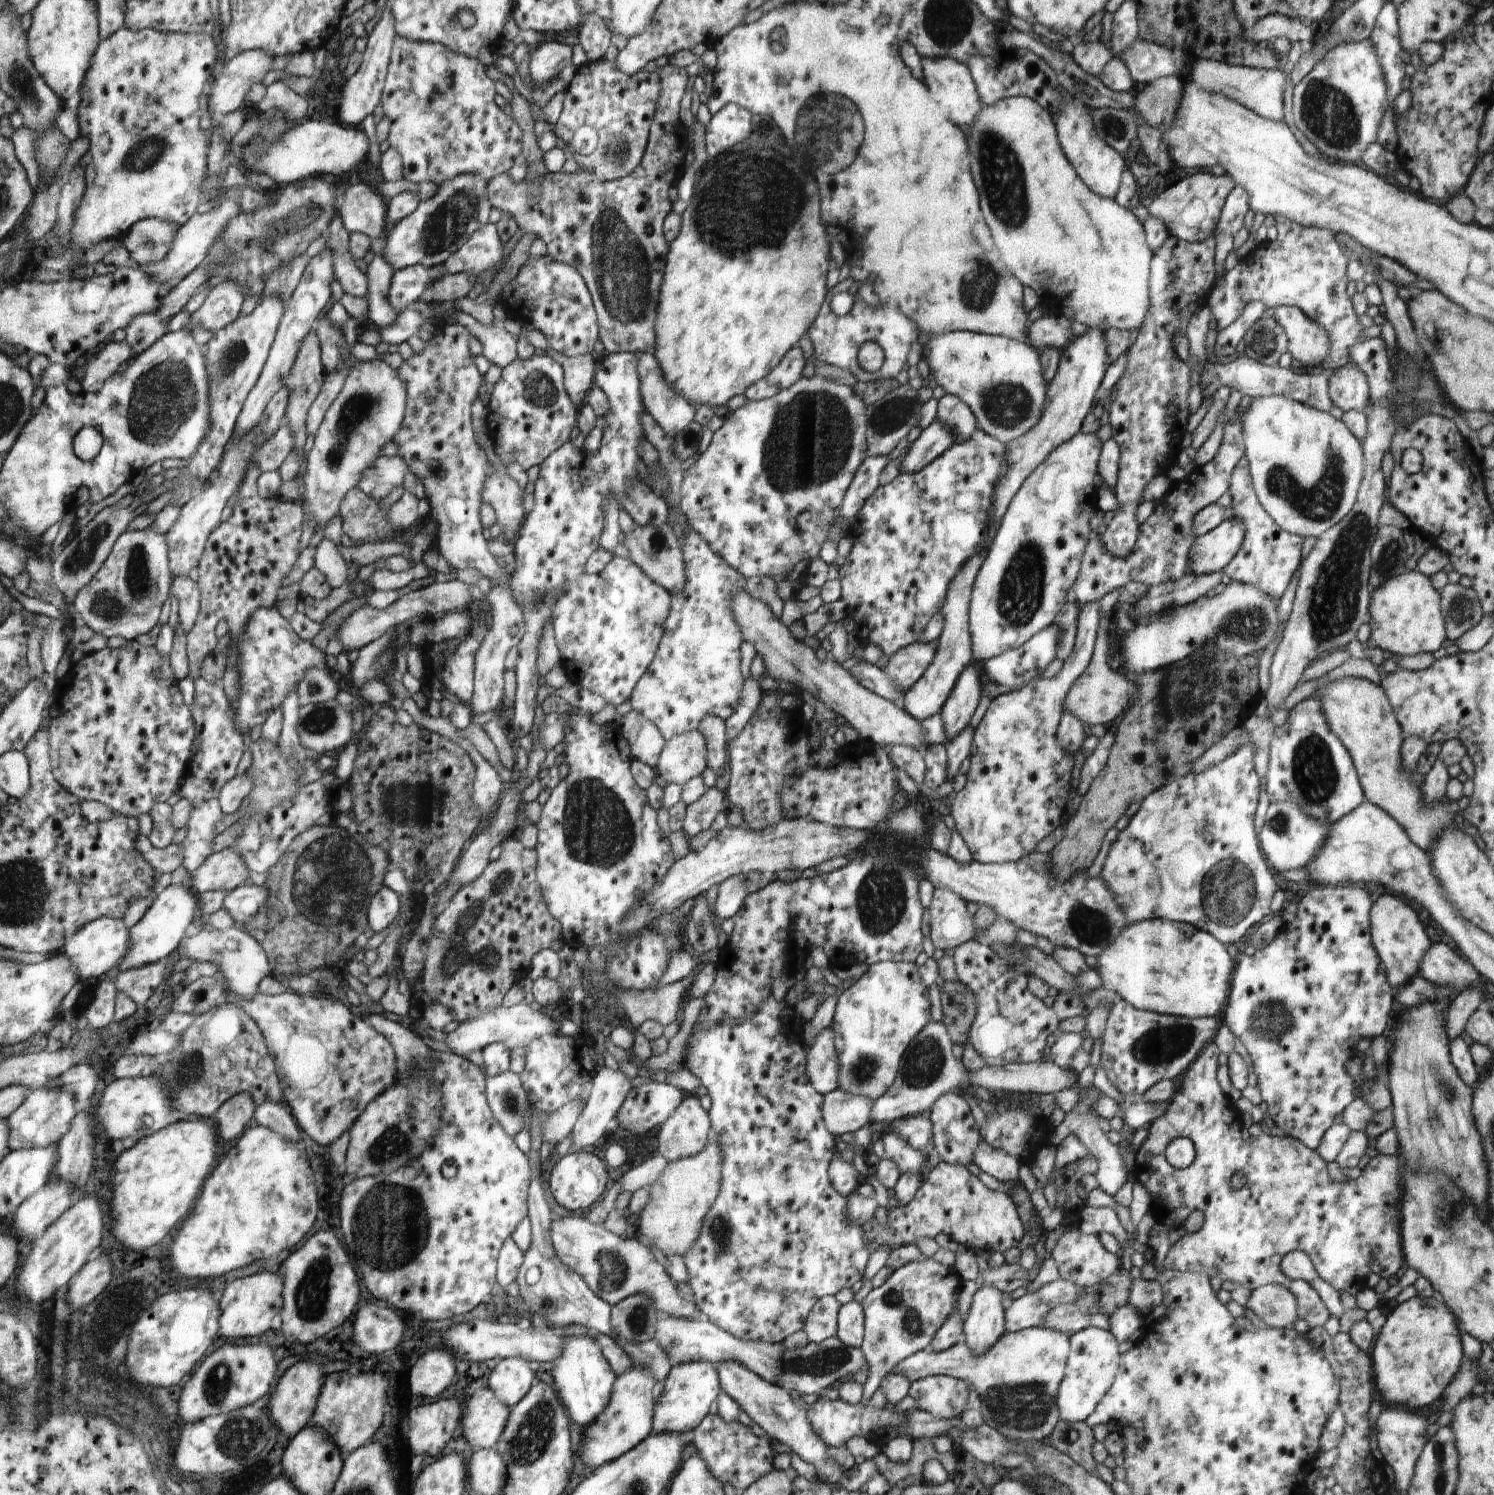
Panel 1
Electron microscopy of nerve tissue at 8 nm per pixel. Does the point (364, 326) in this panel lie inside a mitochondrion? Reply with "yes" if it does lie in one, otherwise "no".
no

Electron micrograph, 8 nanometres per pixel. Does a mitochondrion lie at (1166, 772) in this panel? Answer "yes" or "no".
no

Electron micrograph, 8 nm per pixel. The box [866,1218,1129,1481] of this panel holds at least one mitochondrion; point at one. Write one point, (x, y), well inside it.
(1025, 1406)

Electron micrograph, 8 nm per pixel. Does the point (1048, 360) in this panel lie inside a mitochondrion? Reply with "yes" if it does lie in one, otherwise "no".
no

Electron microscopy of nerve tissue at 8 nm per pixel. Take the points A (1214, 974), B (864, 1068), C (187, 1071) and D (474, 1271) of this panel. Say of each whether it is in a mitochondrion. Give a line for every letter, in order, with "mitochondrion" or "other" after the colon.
A: other
B: mitochondrion
C: mitochondrion
D: other

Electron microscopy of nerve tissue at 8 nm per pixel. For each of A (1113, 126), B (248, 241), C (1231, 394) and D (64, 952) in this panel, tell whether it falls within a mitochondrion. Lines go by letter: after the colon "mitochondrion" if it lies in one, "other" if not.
A: mitochondrion
B: mitochondrion
C: other
D: other

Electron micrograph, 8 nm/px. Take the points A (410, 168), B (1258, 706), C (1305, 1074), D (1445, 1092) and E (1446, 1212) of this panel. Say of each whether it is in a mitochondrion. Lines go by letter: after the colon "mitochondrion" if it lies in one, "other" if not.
A: other
B: other
C: other
D: mitochondrion
E: mitochondrion

